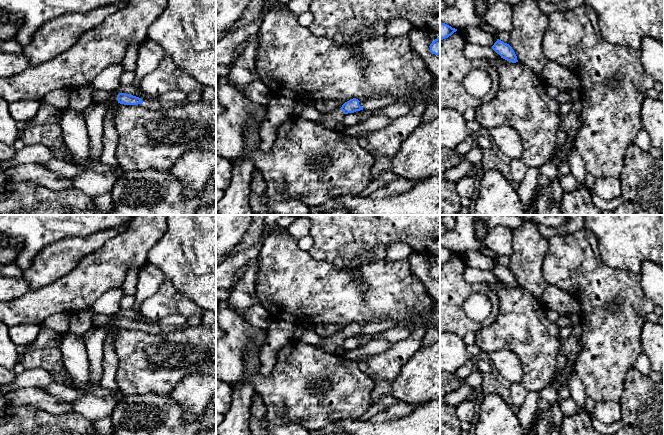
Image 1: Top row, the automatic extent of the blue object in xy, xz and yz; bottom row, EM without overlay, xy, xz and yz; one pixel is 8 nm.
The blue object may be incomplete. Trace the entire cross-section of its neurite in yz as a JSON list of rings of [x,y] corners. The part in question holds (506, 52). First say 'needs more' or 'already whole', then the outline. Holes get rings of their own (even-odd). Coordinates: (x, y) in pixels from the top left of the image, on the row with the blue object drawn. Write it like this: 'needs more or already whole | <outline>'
already whole | [[[497,39],[497,41],[492,46],[492,49],[497,54],[499,54],[501,56],[501,58],[503,58],[509,62],[512,62],[512,63],[518,62],[517,56],[509,44],[504,43],[503,41]]]

